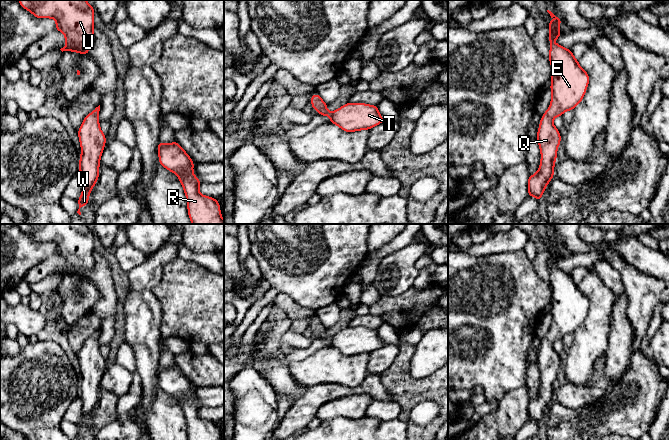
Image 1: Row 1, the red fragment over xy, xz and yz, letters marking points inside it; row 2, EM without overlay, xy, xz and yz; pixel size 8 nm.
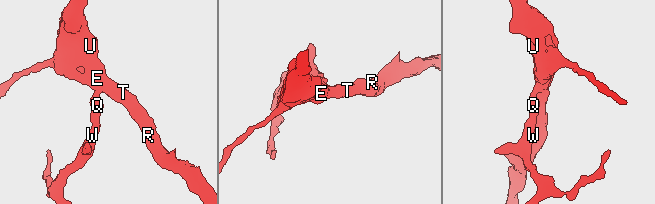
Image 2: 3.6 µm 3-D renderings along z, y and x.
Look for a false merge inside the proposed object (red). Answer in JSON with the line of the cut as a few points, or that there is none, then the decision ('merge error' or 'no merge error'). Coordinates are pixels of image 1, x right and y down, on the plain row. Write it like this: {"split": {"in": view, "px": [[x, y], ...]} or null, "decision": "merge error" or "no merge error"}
{"split": null, "decision": "no merge error"}

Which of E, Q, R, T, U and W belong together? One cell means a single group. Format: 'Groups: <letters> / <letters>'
Groups: E Q R T U W

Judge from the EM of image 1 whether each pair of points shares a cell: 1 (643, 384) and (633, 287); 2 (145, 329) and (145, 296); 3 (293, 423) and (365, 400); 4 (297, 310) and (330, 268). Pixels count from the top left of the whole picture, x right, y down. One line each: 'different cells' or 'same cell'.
1: different cells
2: same cell
3: different cells
4: different cells

